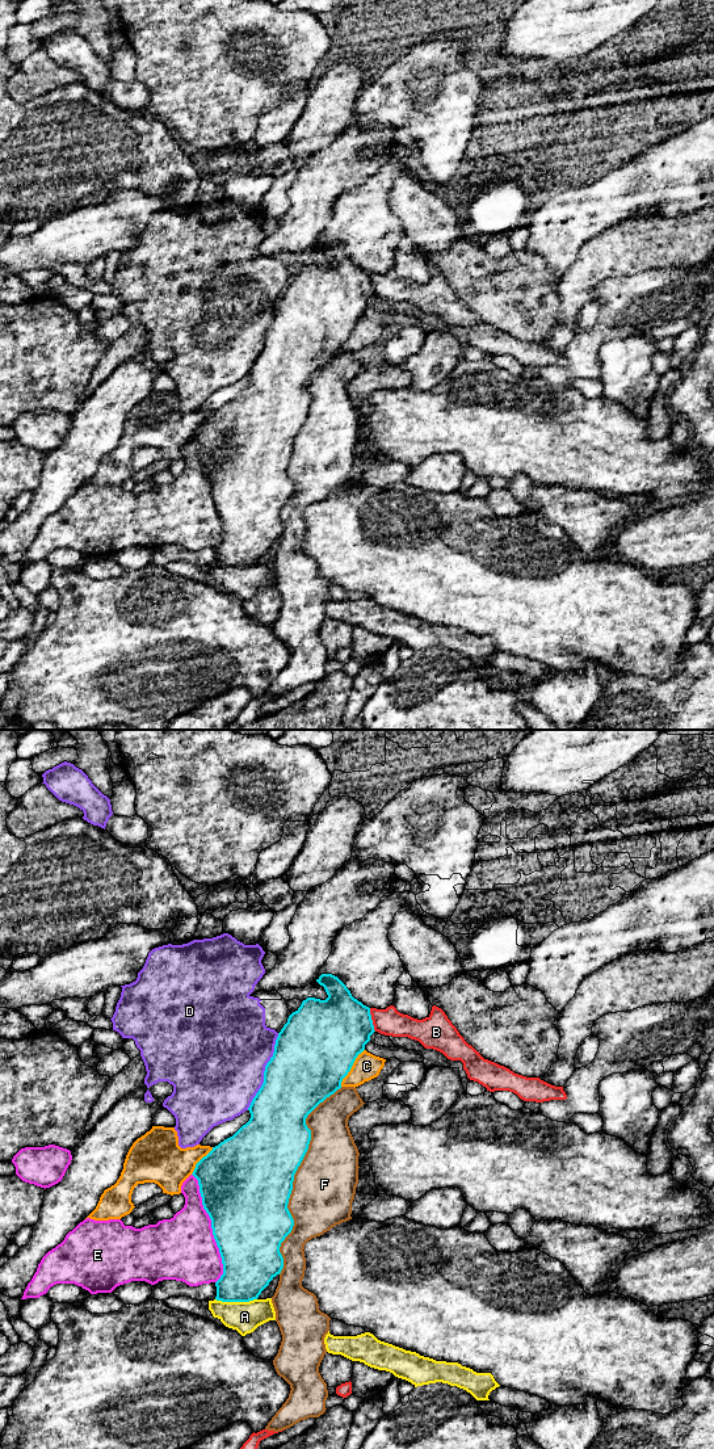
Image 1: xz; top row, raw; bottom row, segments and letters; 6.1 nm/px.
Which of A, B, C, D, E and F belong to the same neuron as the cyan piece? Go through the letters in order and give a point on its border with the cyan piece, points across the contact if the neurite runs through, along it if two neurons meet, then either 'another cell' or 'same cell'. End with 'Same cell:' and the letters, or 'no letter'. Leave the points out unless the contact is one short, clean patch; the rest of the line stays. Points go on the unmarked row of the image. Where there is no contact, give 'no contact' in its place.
A: meets cyan in xz at (236, 566); another cell
B: meets cyan in xz at (372, 285); border along xz (369, 273), (376, 295); another cell
C: meets cyan in xz at (351, 332); another cell
D: meets cyan in xz at (264, 336); another cell
E: meets cyan in xz at (211, 492); another cell
F: meets cyan in xz at (293, 442); another cell
Same cell: no letter

